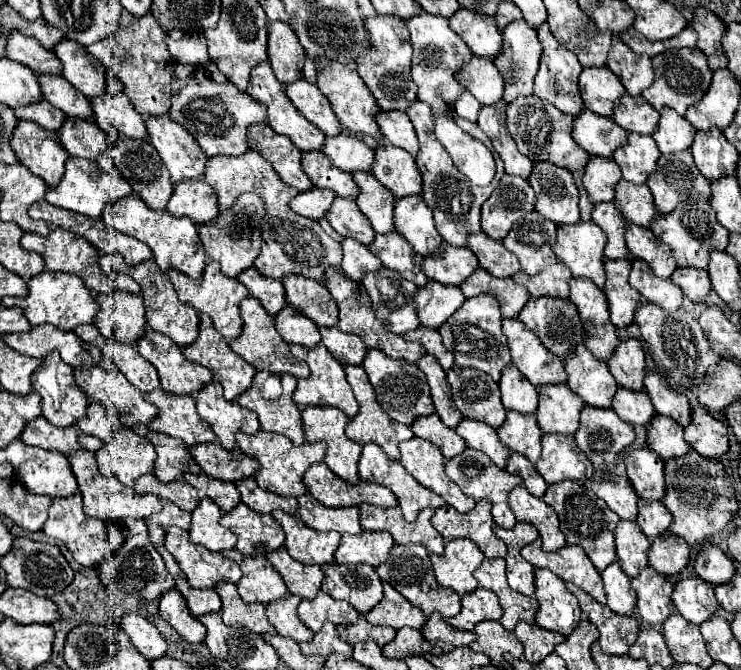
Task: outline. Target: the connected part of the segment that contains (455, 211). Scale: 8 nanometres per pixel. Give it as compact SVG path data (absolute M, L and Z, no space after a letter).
M415 101L407 109L407 115L409 115L411 123L415 125L415 131L417 131L417 137L419 137L419 147L421 149L419 149L419 155L417 155L417 165L419 165L419 171L423 175L423 199L433 211L435 227L449 245L467 247L467 237L473 235L473 233L481 233L481 213L479 211L481 211L483 201L491 195L491 191L499 185L501 177L505 175L503 161L501 161L499 155L495 155L495 161L497 161L495 179L493 179L493 183L489 187L481 189L481 187L469 183L467 177L461 175L455 169L449 153L445 151L445 147L433 135L433 117L431 117L429 105L423 103L423 101Z

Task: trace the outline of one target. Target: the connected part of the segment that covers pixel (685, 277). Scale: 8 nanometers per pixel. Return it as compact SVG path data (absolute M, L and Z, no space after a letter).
M679 267L671 281L675 285L679 285L685 293L685 297L693 303L705 303L709 291L711 291L711 281L709 281L709 273L707 271L699 271L693 267Z

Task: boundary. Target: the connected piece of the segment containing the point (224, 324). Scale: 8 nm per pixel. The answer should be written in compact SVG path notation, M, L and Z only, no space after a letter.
M209 261L207 267L205 267L205 273L203 273L203 281L197 283L189 277L185 277L183 273L179 271L169 271L169 277L171 277L171 283L177 291L177 297L181 303L187 303L191 307L195 307L199 313L207 313L211 319L213 319L213 325L215 329L227 339L227 341L233 341L239 337L241 333L241 327L243 327L243 321L239 317L239 303L249 295L249 291L245 289L245 285L241 285L237 279L229 279L221 273L217 261Z

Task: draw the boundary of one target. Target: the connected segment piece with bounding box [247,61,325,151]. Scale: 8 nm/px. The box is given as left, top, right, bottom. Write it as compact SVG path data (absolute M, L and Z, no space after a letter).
M265 61L265 63L259 63L259 65L251 71L251 83L249 83L249 87L247 87L247 93L249 93L255 101L267 105L267 123L269 123L269 127L271 127L273 131L281 133L281 135L287 135L287 137L295 143L297 149L301 149L301 151L315 151L315 149L321 149L321 145L325 145L325 135L323 135L315 125L311 125L305 117L301 117L301 115L297 113L297 109L291 105L289 97L285 95L285 87L277 81L277 77L273 77L271 65L269 65L267 61Z

